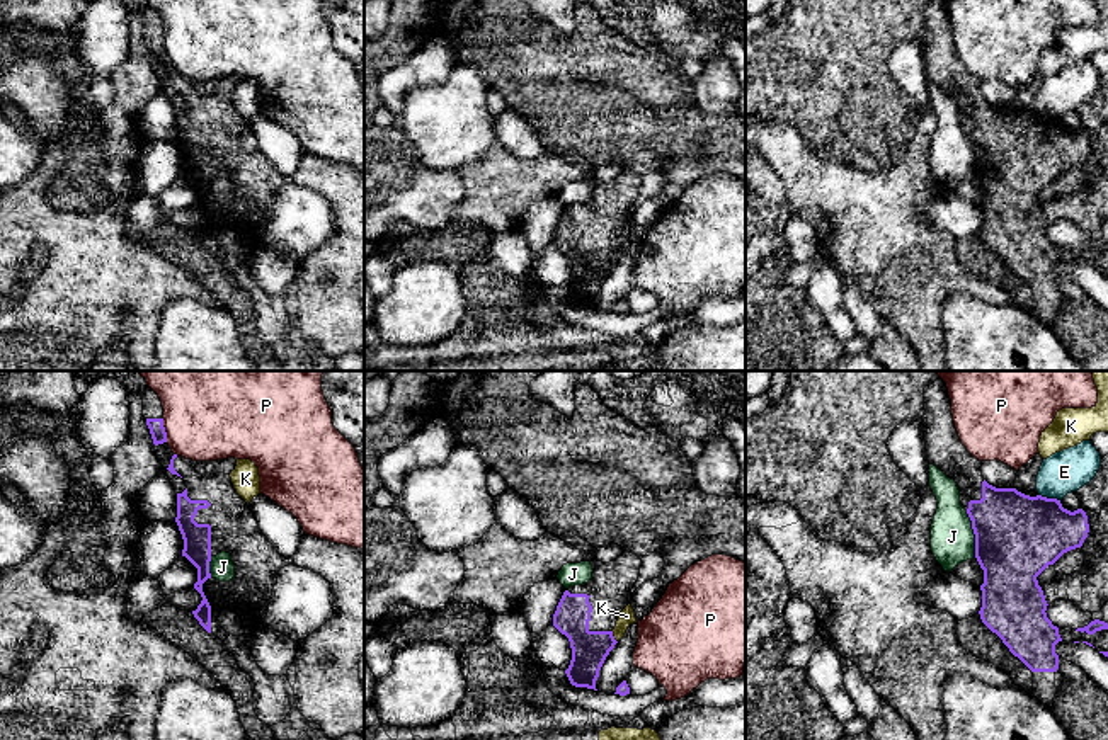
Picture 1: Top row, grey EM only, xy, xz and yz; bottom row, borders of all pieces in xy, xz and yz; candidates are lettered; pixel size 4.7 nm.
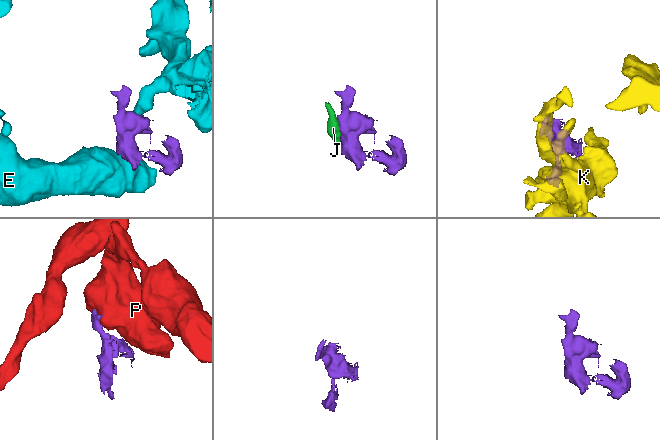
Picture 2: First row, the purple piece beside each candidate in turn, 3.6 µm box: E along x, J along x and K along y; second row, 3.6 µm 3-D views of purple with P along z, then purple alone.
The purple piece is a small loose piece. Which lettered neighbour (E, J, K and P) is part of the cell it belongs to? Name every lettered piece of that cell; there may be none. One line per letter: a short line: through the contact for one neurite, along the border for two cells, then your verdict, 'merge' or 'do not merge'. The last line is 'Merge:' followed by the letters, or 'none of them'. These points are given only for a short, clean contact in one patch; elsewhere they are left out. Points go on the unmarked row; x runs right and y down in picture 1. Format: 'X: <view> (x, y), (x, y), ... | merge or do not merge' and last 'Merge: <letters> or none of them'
E: yz (1039, 113), (1059, 119) | do not merge
J: yz (965, 130), (974, 153), (976, 176) | do not merge
K: do not merge
P: xy (162, 38), (167, 60) | do not merge
Merge: none of them

